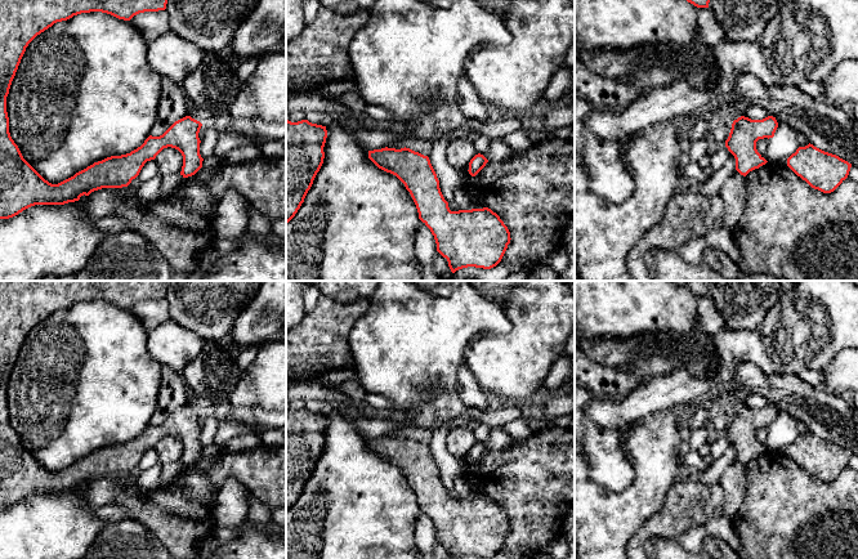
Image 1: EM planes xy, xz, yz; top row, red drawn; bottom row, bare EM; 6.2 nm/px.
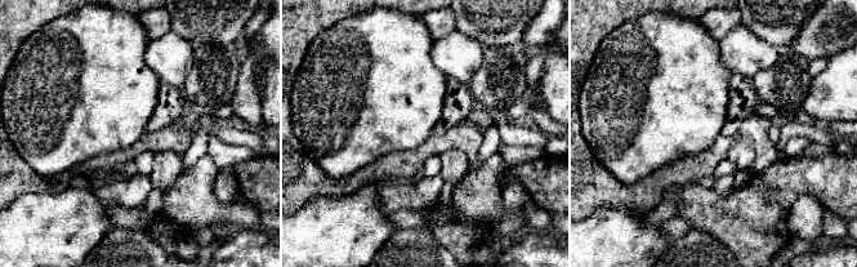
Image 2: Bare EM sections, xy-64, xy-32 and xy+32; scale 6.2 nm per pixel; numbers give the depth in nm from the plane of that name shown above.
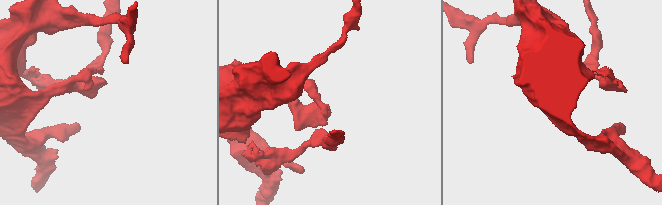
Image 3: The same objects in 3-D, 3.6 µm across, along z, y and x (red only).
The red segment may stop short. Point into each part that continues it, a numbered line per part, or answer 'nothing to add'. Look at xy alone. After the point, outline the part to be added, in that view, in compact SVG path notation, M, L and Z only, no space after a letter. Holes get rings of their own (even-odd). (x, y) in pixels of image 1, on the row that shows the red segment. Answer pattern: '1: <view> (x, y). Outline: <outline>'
1: xy (196, 196). Outline: M193 175L183 178L175 192L182 196L182 202L188 210L207 215L210 220L216 216L216 205L209 187L204 182L196 182Z

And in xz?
1: xz (499, 151). Outline: M496 138L491 140L483 156L488 161L504 162L511 157L511 148L501 138Z

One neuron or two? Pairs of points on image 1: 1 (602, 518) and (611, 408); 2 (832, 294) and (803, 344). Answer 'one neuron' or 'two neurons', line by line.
1: two neurons
2: one neuron

